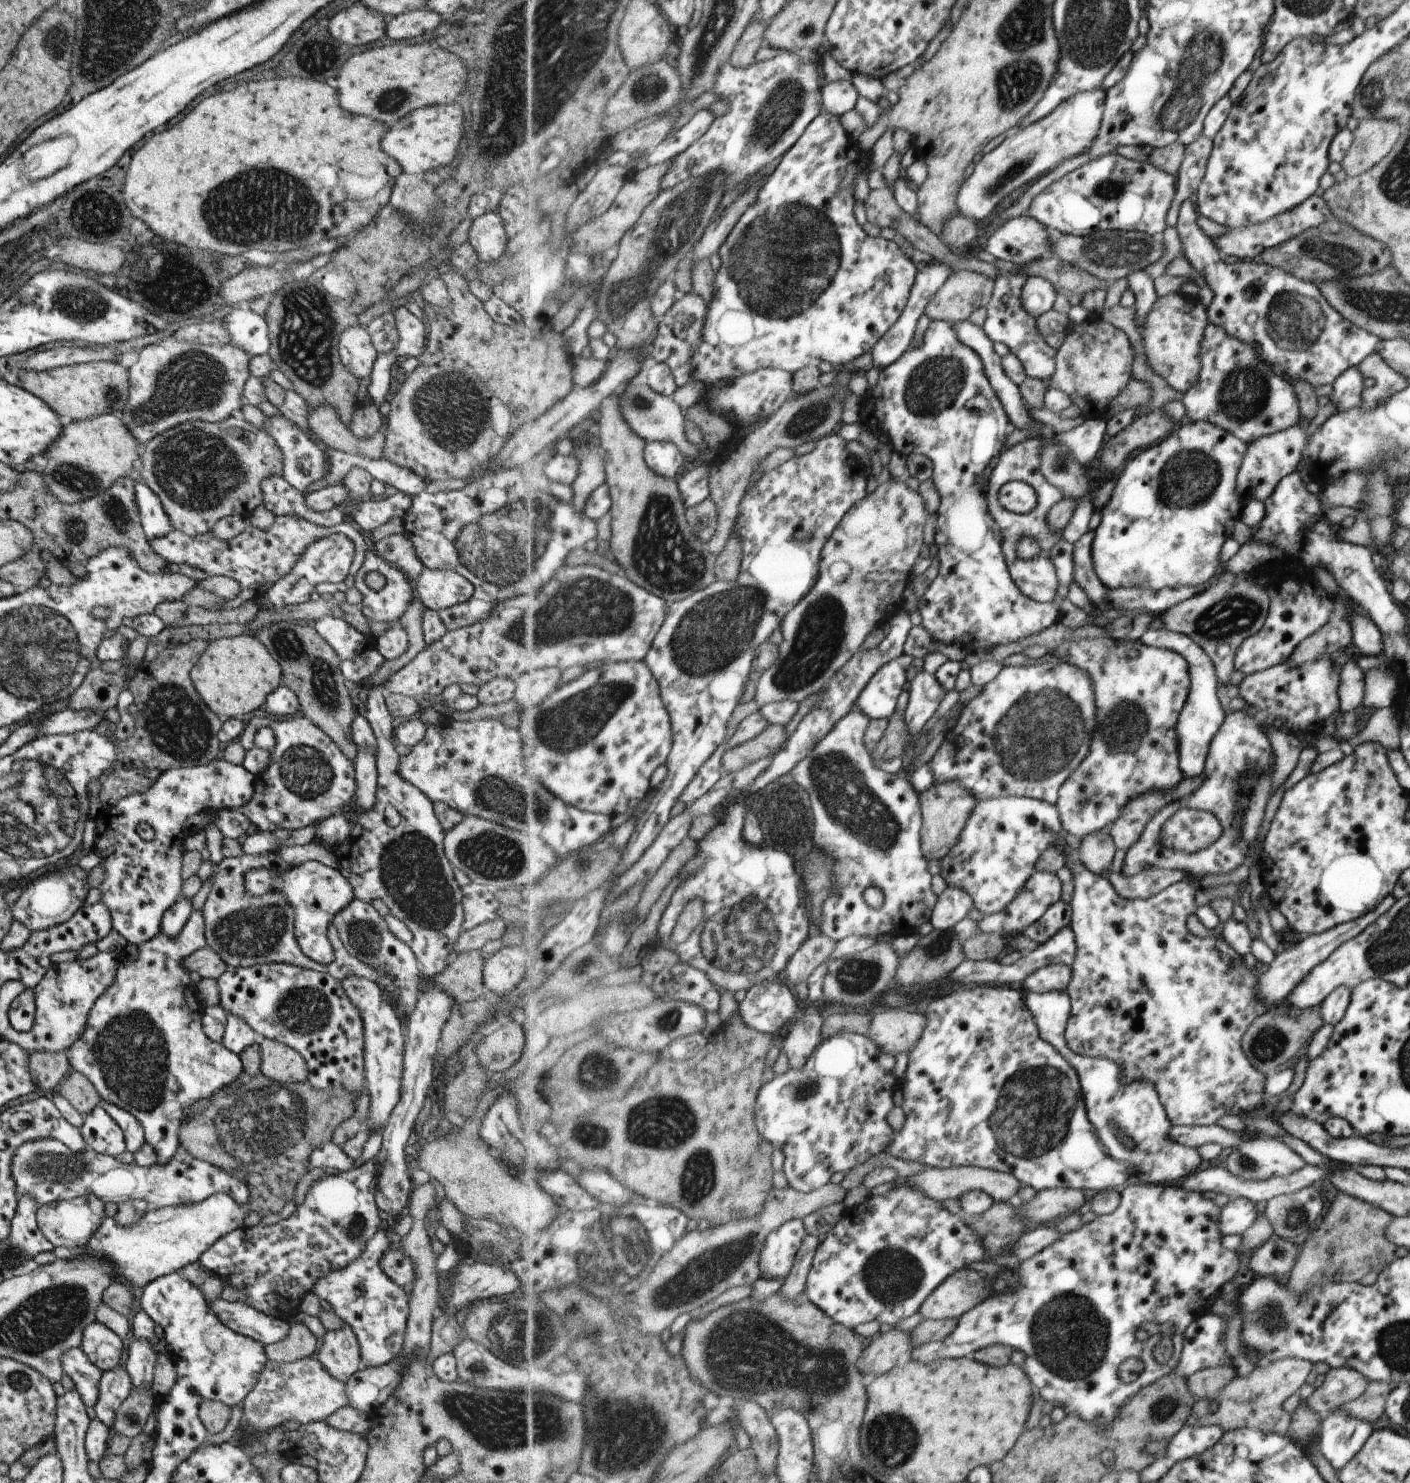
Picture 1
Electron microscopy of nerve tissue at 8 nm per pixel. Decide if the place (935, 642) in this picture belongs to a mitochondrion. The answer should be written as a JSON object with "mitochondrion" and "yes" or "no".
{"mitochondrion":"no"}

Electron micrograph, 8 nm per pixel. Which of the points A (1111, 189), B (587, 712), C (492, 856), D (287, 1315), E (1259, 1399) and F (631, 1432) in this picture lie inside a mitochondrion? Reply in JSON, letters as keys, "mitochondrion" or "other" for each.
{"A":"mitochondrion","B":"mitochondrion","C":"mitochondrion","D":"other","E":"other","F":"mitochondrion"}

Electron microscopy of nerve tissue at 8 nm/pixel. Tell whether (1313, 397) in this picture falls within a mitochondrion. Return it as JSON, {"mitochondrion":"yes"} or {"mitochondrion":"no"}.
{"mitochondrion":"no"}

